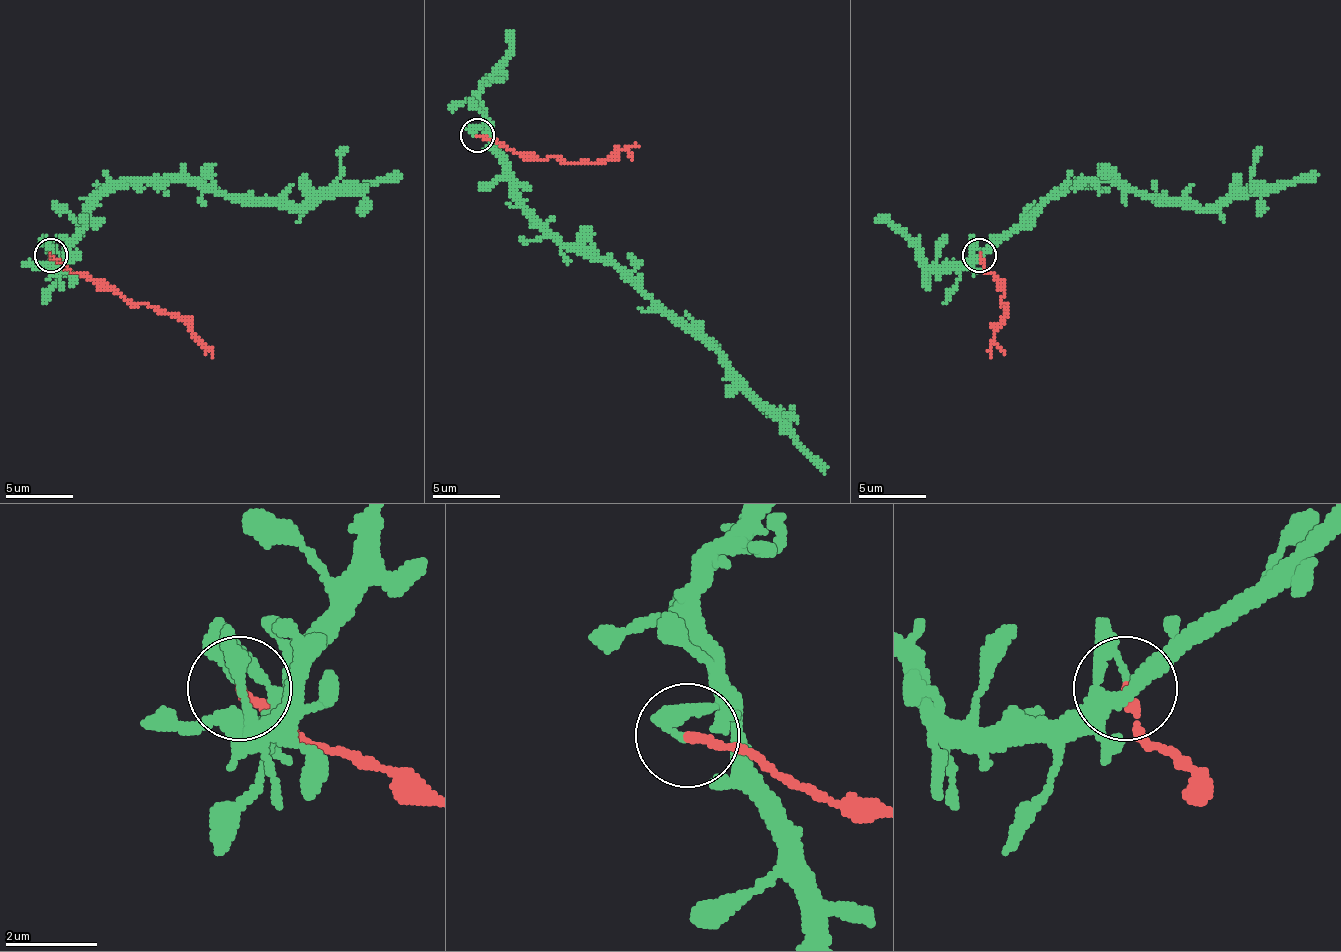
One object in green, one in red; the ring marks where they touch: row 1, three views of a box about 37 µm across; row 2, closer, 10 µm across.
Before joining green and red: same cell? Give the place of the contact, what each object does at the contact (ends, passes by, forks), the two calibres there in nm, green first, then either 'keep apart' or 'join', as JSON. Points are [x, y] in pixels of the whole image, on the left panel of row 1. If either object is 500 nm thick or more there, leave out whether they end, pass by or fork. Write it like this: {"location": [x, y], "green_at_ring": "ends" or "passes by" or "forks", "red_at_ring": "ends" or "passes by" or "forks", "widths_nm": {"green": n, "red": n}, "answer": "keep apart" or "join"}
{"location": [50, 255], "green_at_ring": "ends", "red_at_ring": "ends", "widths_nm": {"green": 140, "red": 200}, "answer": "keep apart"}

